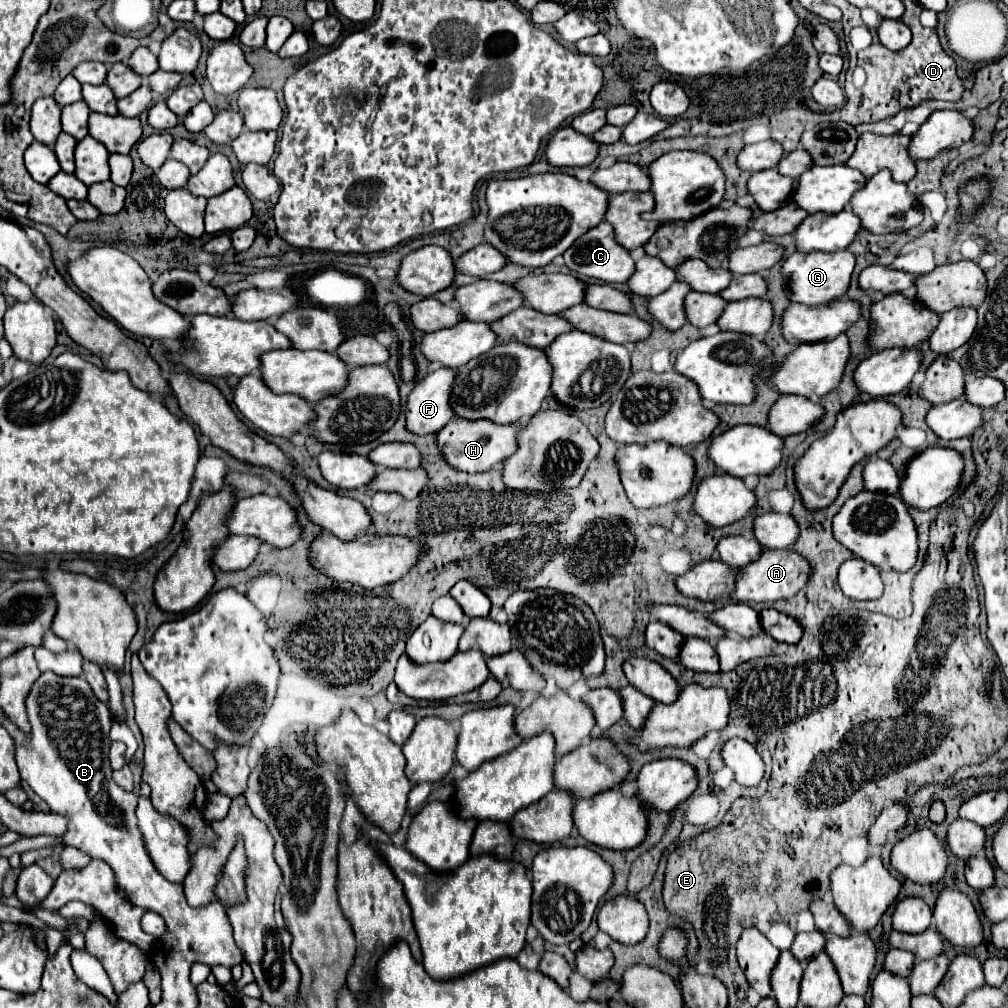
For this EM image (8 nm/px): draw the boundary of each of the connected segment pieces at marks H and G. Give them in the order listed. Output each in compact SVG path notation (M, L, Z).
M451 419L439 433L437 433L437 447L445 459L447 465L451 465L457 471L463 473L481 473L495 467L495 463L501 463L507 459L513 449L517 449L515 433L519 431L519 425L505 425L495 427L495 423L465 423L465 419Z
M847 249L835 251L835 253L809 253L809 255L793 253L785 259L781 267L781 275L787 277L787 287L785 287L787 297L803 305L829 303L835 297L847 293L853 267L855 267L855 259L853 259L853 253L849 253Z

